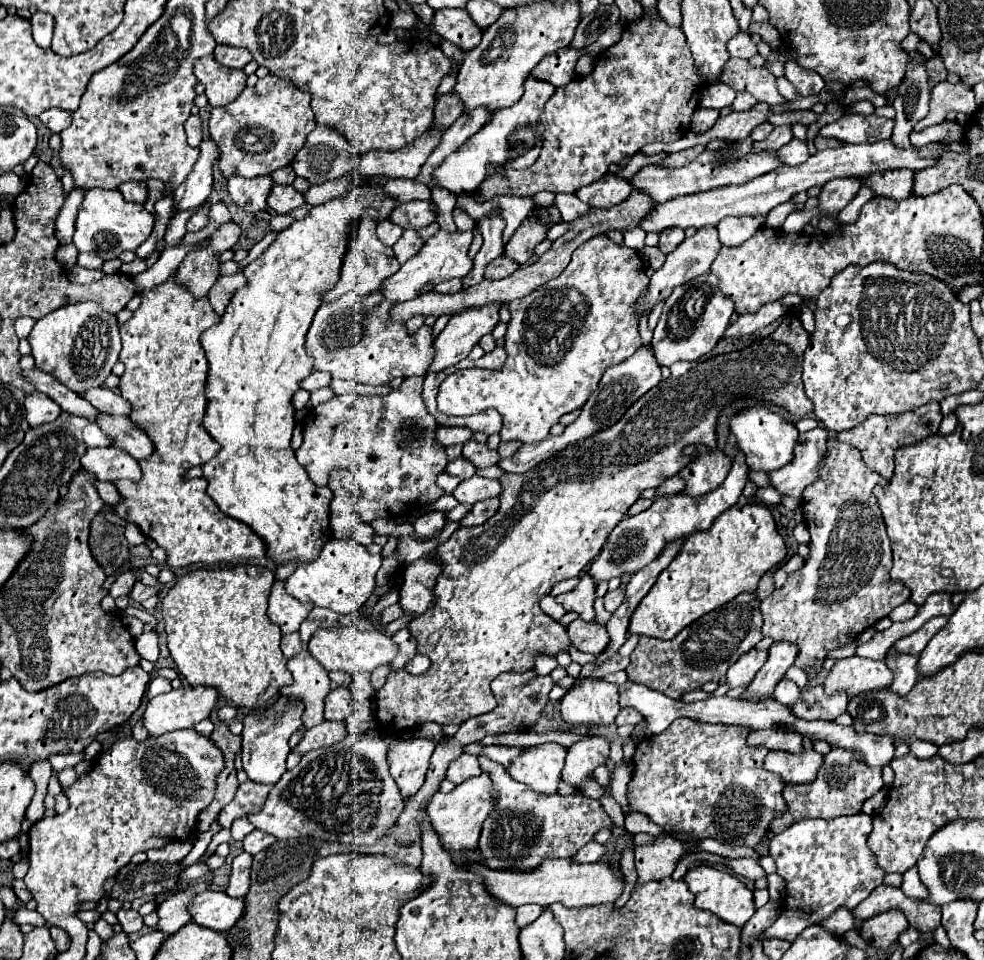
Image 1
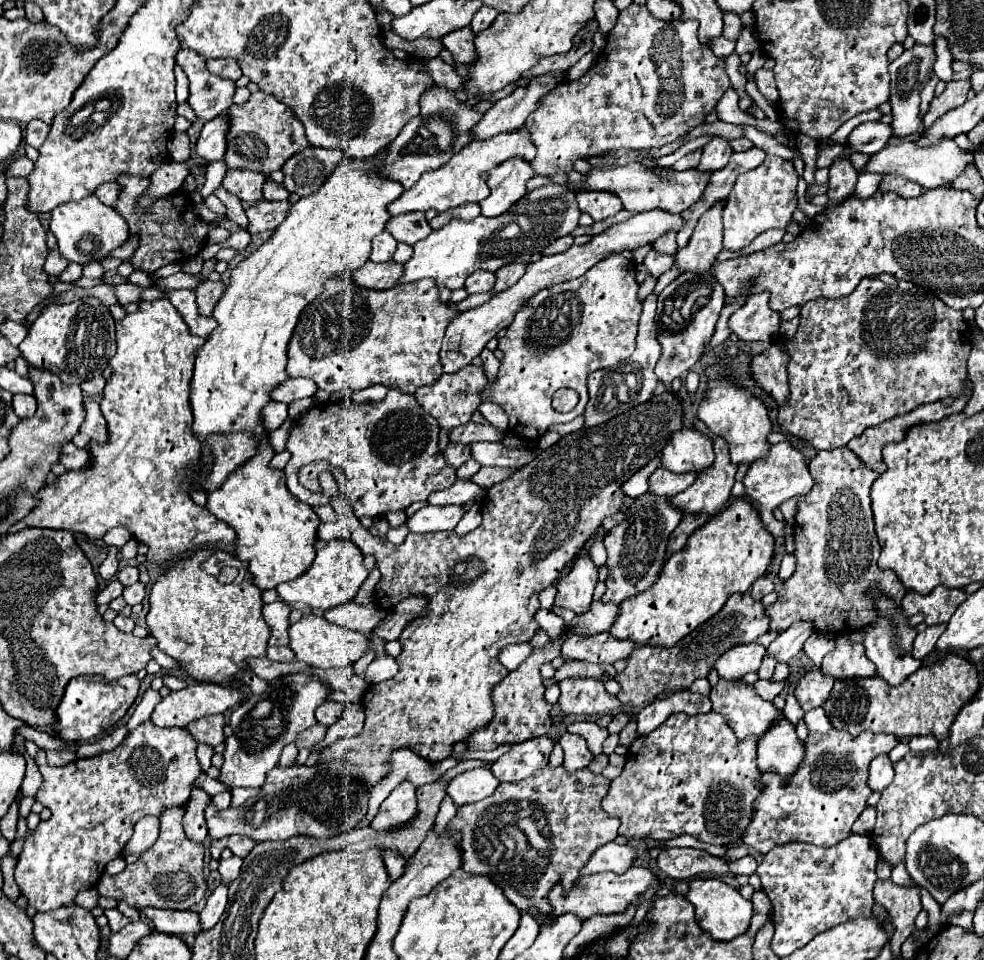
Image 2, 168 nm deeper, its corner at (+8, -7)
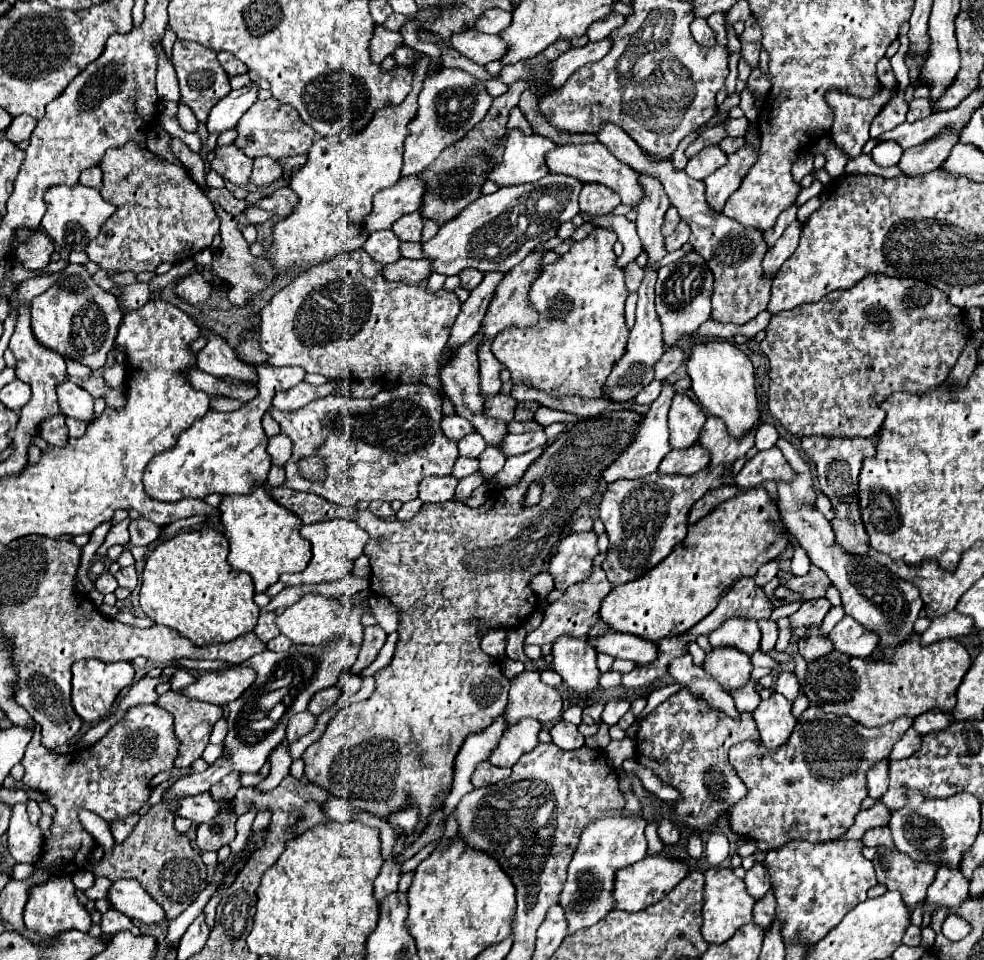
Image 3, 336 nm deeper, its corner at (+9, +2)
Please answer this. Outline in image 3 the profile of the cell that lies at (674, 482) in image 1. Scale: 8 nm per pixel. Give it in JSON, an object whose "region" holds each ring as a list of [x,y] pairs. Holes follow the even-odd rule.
{"region":[[[698,443],[692,449],[672,449],[660,463],[660,473],[692,475],[708,465],[708,451]]]}

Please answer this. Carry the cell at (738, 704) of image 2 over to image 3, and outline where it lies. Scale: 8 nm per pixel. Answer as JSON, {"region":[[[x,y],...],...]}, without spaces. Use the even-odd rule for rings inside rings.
{"region":[[[714,649],[706,655],[702,669],[712,675],[712,679],[720,683],[726,693],[732,693],[750,681],[752,663],[750,657],[736,653],[736,649]]]}

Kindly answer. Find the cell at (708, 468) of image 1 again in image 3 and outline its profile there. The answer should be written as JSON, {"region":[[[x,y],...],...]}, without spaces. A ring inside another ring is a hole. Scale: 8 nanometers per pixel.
{"region":[[[676,393],[668,413],[670,447],[672,449],[692,447],[698,441],[704,423],[706,423],[706,415],[702,413],[702,409],[688,395]]]}

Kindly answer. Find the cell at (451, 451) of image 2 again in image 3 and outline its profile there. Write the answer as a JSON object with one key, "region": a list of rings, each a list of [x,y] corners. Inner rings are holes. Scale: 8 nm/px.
{"region":[[[452,415],[452,417],[442,417],[442,433],[450,439],[450,441],[454,441],[454,443],[458,443],[462,437],[466,437],[466,435],[470,435],[470,433],[474,433],[476,429],[472,427],[472,423],[468,423],[464,417],[460,417],[460,415]]]}

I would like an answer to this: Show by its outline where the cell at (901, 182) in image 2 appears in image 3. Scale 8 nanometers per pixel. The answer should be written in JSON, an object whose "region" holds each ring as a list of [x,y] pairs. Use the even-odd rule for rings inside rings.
{"region":[[[944,131],[942,137],[936,137],[924,145],[916,145],[904,151],[898,167],[906,177],[922,177],[940,167],[940,161],[948,157],[948,149],[958,141],[958,131]]]}

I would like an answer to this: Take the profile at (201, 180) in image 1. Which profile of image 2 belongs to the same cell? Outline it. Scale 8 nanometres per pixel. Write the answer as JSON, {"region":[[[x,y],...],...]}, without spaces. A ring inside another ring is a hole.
{"region":[[[223,112],[221,116],[205,122],[203,132],[197,142],[197,154],[207,162],[223,160],[227,150],[227,132],[229,132],[229,114]]]}

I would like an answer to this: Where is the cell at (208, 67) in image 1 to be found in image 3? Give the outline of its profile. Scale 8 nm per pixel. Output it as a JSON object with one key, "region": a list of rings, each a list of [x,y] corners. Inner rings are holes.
{"region":[[[176,41],[174,49],[172,49],[174,57],[174,67],[178,73],[178,81],[180,81],[180,101],[186,103],[194,115],[198,117],[198,121],[206,121],[212,105],[216,105],[222,97],[226,97],[232,89],[228,83],[228,75],[224,73],[224,69],[220,67],[218,59],[216,59],[216,51],[196,43],[196,41]]]}

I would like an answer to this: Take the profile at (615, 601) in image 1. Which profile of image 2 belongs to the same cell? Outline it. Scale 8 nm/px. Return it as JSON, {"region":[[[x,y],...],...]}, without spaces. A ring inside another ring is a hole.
{"region":[[[645,492],[641,498],[627,500],[621,512],[625,514],[625,520],[621,520],[605,536],[605,548],[609,554],[607,558],[609,576],[605,580],[607,592],[603,594],[603,602],[615,604],[621,604],[625,598],[645,592],[659,578],[661,568],[665,564],[669,534],[683,518],[683,514],[677,514],[677,510],[669,506],[669,498],[661,498],[649,492]]]}

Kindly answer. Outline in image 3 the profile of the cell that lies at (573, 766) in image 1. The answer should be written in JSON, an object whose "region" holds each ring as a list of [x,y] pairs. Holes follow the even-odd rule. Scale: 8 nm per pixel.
{"region":[[[558,721],[558,723],[550,729],[550,735],[552,735],[552,741],[554,741],[560,749],[566,749],[566,751],[580,749],[580,747],[584,745],[584,737],[582,737],[582,733],[578,731],[578,727],[572,725],[572,723],[566,723],[566,721]]]}

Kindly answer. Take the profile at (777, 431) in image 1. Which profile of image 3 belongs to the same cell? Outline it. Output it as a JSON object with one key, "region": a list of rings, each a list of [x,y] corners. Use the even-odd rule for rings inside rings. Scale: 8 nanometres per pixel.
{"region":[[[710,341],[710,343],[696,343],[692,347],[688,359],[688,375],[692,379],[692,391],[698,397],[700,405],[714,417],[720,417],[730,437],[740,439],[742,435],[750,433],[756,423],[760,421],[756,387],[754,387],[754,367],[744,351],[738,349],[736,343],[728,341]]]}

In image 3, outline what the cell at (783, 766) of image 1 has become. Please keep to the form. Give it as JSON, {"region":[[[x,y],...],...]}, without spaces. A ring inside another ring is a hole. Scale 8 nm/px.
{"region":[[[774,693],[768,701],[760,701],[760,705],[754,709],[754,721],[758,725],[762,743],[770,751],[782,747],[796,727],[792,703],[780,693]]]}

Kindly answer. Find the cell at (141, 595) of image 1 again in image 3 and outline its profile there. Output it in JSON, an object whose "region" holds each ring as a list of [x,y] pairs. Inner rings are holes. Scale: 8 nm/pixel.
{"region":[[[124,567],[124,569],[120,569],[114,577],[116,577],[116,581],[118,581],[120,587],[126,587],[126,589],[134,591],[136,581],[138,581],[138,577],[136,577],[136,569],[134,569],[134,567]]]}

